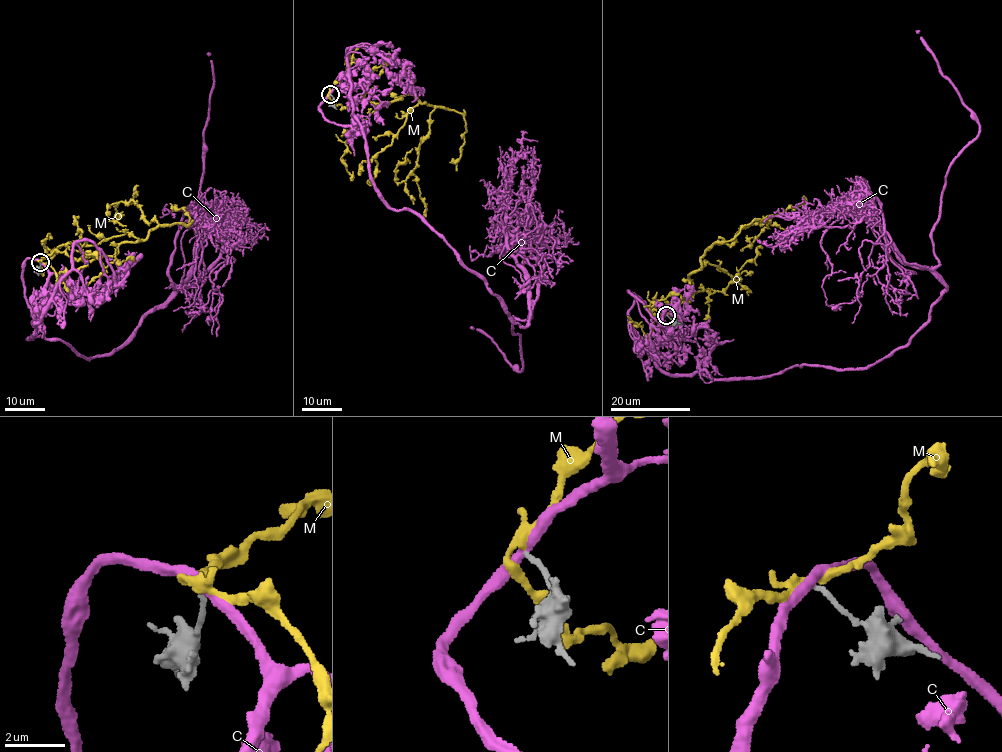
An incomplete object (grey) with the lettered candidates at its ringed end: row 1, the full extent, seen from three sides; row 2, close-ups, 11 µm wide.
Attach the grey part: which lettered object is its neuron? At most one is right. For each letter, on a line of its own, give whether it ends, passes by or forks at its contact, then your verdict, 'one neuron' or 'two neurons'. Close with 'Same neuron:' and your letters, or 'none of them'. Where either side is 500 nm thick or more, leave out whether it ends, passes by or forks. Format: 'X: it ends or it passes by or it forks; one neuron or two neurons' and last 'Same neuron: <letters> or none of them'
C: it passes by; two neurons
M: it forks; one neuron
Same neuron: M

